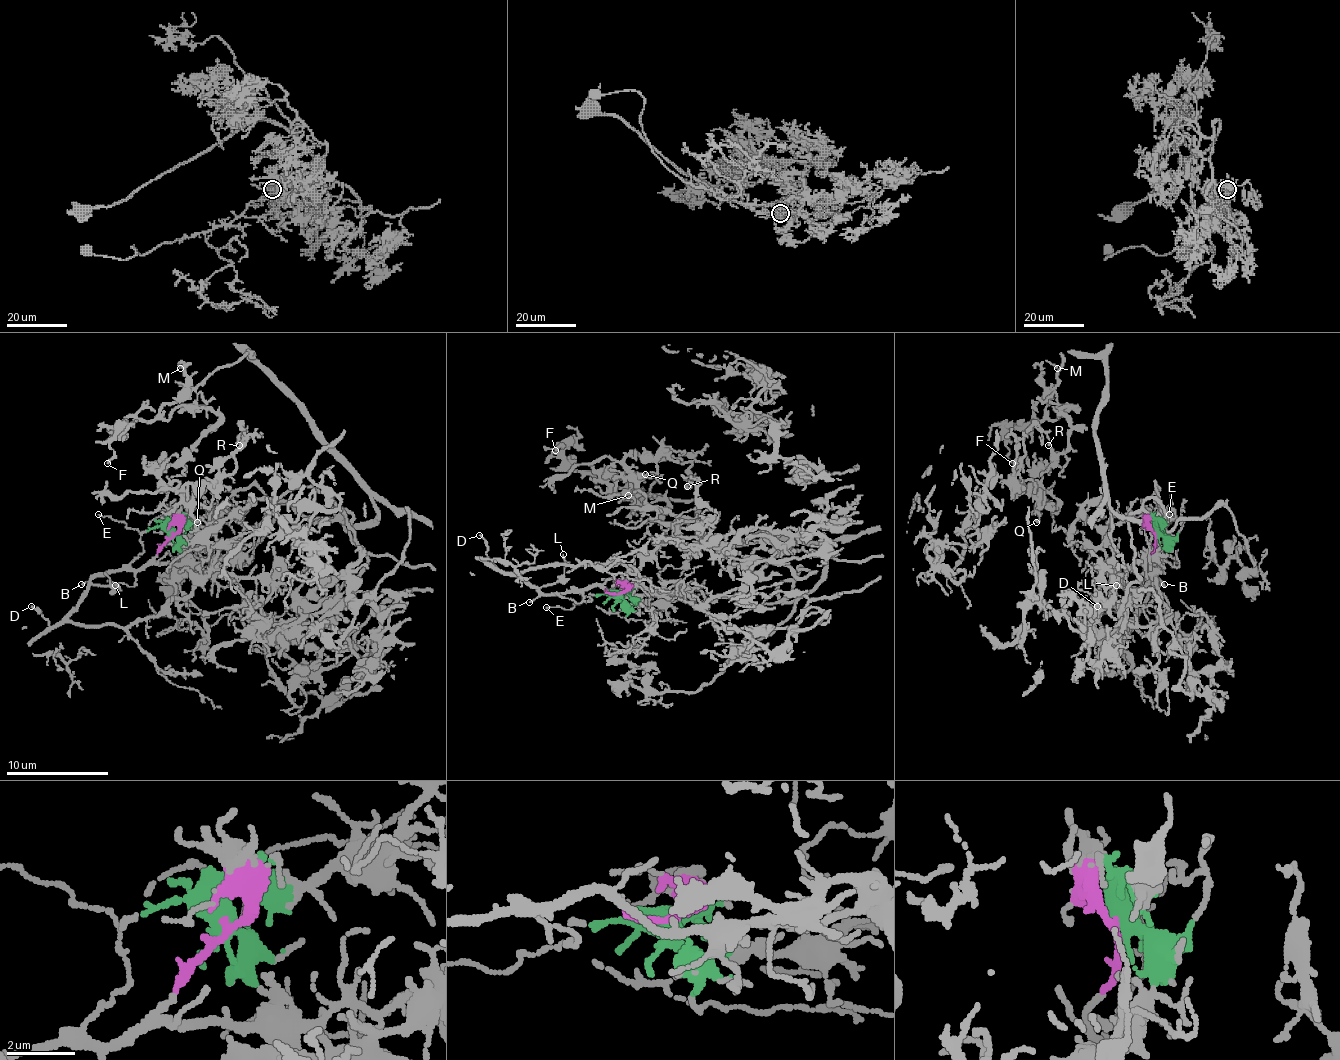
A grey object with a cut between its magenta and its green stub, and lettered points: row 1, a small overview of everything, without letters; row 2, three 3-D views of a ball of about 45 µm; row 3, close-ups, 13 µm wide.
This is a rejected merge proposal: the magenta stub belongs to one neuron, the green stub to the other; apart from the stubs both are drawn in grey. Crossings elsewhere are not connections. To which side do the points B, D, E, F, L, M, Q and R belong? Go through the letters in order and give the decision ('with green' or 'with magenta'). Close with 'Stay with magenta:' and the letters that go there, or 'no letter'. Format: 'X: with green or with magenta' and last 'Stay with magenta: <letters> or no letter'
B: with magenta
D: with magenta
E: with magenta
F: with green
L: with magenta
M: with green
Q: with green
R: with green
Stay with magenta: B, D, E, L

